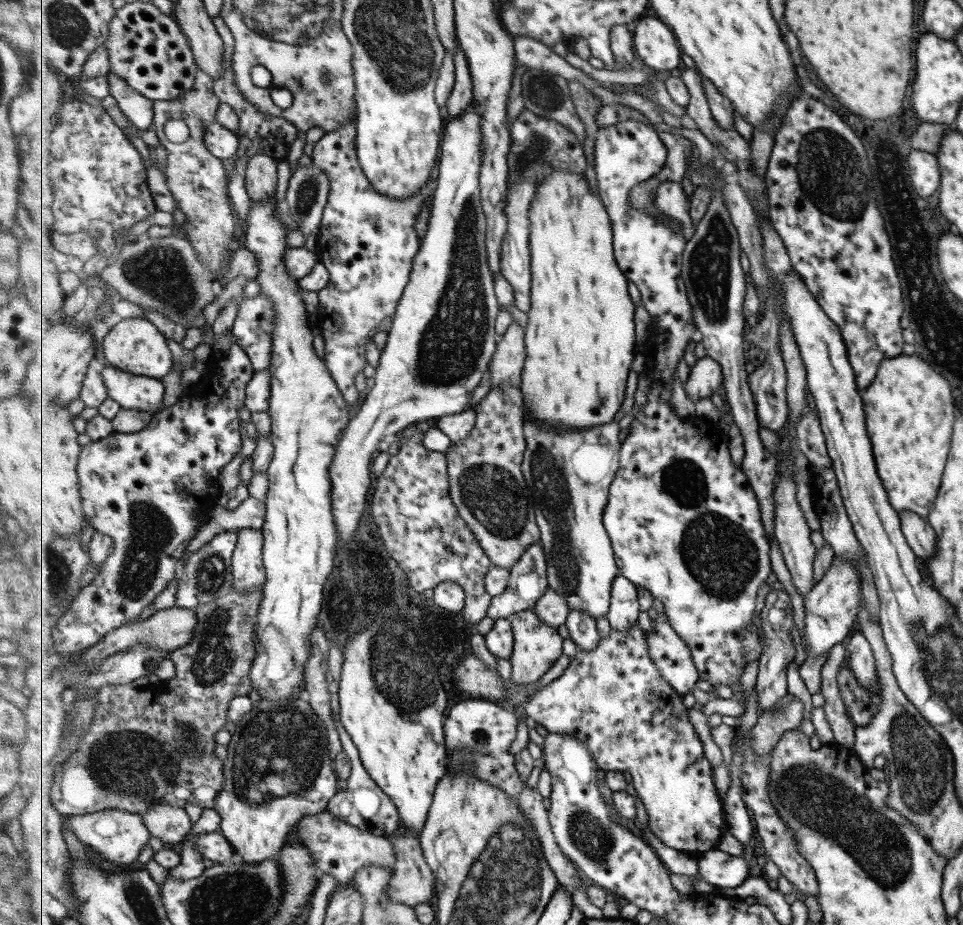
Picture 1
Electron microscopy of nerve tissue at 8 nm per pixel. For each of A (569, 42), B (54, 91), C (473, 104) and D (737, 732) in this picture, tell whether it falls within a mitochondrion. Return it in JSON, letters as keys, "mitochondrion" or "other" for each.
{"A":"other","B":"other","C":"other","D":"other"}

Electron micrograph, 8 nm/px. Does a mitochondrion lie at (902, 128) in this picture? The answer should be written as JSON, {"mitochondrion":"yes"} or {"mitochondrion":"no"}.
{"mitochondrion":"no"}

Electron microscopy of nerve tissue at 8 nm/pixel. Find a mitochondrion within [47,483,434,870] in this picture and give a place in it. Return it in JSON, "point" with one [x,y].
{"point":[130,763]}

